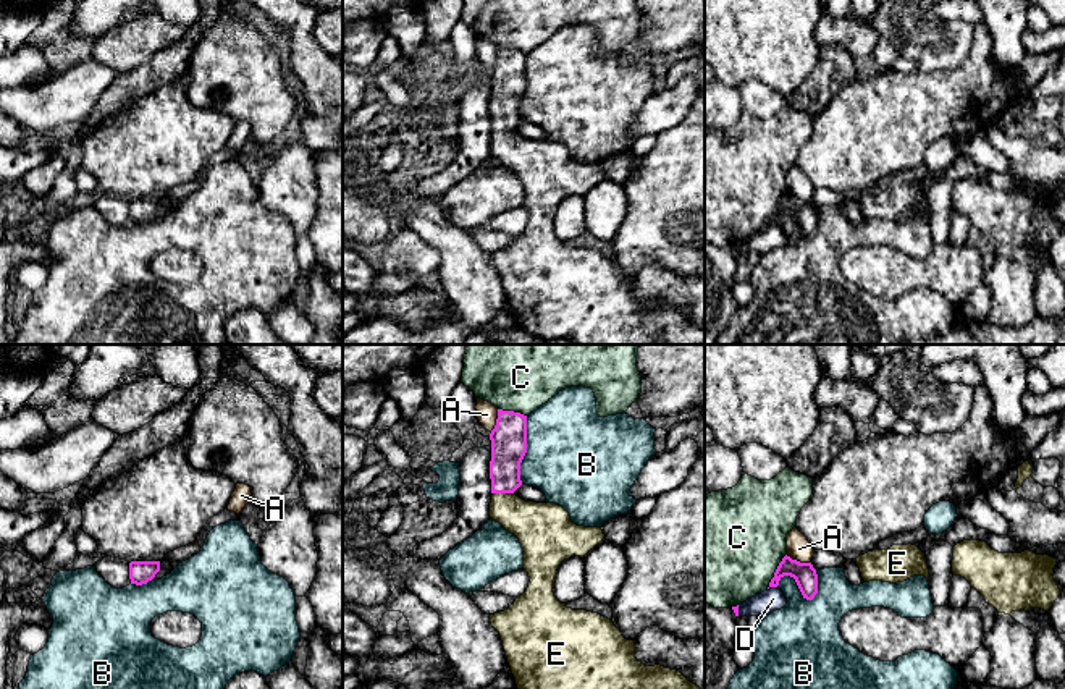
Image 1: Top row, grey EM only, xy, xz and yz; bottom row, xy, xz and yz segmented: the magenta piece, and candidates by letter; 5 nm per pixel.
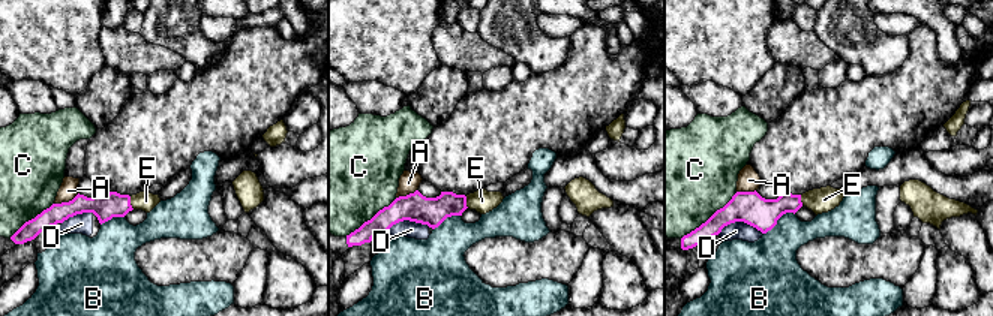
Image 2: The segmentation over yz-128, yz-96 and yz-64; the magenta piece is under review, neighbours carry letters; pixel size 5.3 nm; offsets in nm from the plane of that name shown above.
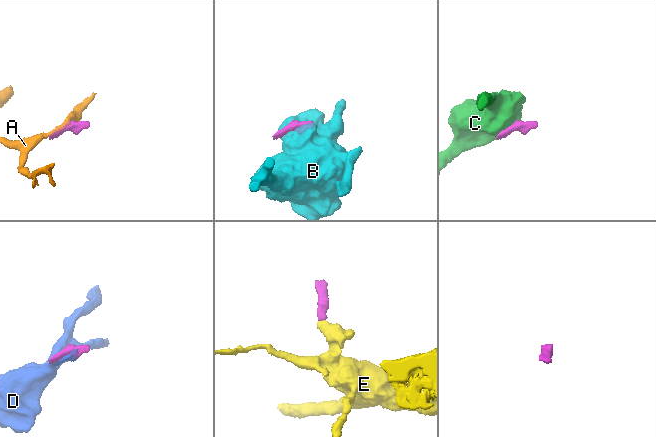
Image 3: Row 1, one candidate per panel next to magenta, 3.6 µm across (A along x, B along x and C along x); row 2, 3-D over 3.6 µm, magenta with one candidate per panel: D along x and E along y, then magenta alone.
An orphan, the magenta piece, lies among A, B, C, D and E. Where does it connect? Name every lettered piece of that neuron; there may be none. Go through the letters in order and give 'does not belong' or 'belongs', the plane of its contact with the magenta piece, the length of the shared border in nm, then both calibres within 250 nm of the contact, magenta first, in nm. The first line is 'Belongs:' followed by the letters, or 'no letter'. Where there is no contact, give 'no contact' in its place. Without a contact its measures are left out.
Belongs: E
A: does not belong; contact in yz; length 130 nm; calibres 120 and 120 nm
B: does not belong; contact in yz; length 220 nm; calibres 120 and 420 nm
C: does not belong; contact in yz; length 200 nm; calibres 120 and 480 nm
D: does not belong; contact in yz; length 50 nm; calibres 120 and 120 nm
E: belongs; contact in xz; length 100 nm; calibres 180 and 240 nm

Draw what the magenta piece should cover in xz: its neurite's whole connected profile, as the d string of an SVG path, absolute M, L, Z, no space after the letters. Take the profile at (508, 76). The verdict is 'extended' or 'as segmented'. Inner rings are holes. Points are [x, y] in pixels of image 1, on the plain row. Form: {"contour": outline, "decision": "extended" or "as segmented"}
{"contour": "M498 47L491 78L491 141L490 155L514 171L524 186L524 207L530 220L527 228L504 249L490 252L491 264L499 270L507 301L517 327L537 340L569 340L574 344L705 344L705 328L690 320L680 309L661 302L645 304L635 296L635 280L627 278L614 260L598 251L572 247L561 241L553 230L556 207L572 192L583 196L604 171L601 165L577 163L569 150L556 141L535 141L519 136L514 129L522 123L520 100L527 91L527 53Z", "decision": "extended"}

